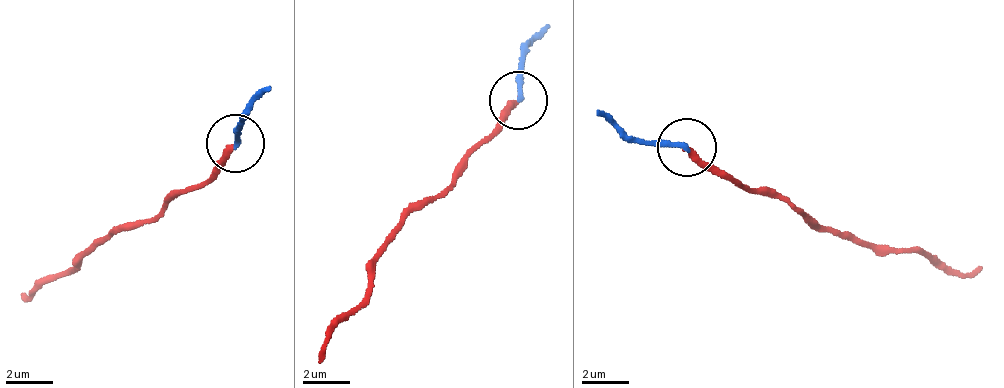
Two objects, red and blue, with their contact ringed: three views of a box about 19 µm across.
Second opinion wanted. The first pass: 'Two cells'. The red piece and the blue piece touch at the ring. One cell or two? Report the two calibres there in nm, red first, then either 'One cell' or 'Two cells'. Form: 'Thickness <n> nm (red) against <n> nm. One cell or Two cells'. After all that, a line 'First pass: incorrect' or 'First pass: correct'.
Thickness 280 nm (red) against 240 nm. One cell
First pass: incorrect

